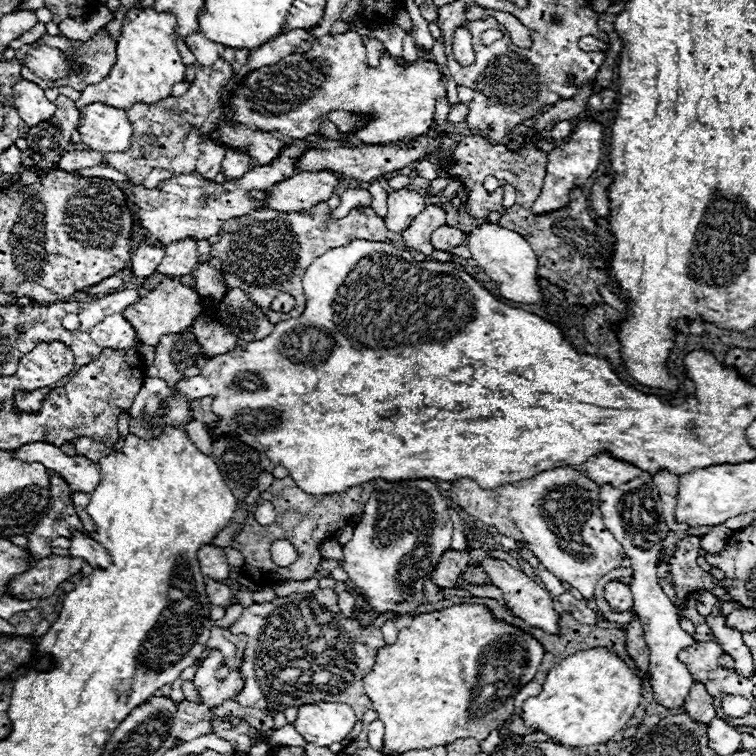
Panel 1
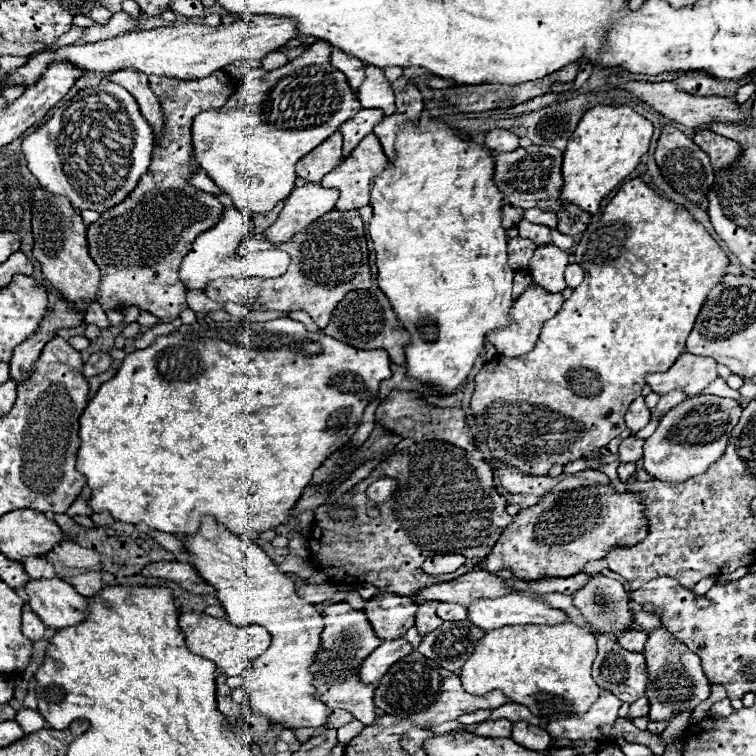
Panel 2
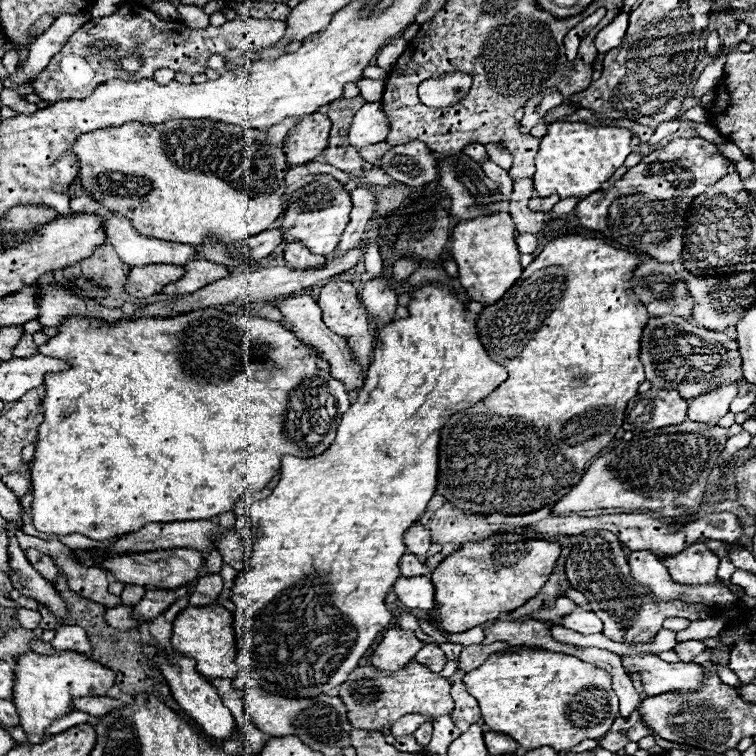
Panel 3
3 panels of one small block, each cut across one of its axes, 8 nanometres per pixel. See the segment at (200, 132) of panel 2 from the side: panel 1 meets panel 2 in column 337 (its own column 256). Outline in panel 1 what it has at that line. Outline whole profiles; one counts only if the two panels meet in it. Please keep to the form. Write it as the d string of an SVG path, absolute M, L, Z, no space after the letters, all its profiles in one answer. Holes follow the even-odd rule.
M326 34L316 40L310 52L288 54L276 66L264 66L246 74L226 104L226 118L230 124L278 132L292 140L324 136L324 140L346 142L348 146L396 144L426 134L434 124L436 98L446 96L440 78L436 62L396 64L390 54L382 56L378 68L370 68L366 66L366 48L360 34ZM332 110L368 116L368 124L342 136L326 118Z

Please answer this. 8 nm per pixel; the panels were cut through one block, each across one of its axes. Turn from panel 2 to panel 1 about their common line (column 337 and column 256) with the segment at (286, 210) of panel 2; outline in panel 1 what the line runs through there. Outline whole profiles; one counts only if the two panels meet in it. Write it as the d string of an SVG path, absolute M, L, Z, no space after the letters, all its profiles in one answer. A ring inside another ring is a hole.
M300 172L292 178L278 182L264 194L264 190L252 190L252 198L264 202L264 208L278 212L310 210L312 206L326 202L340 178L332 172Z

